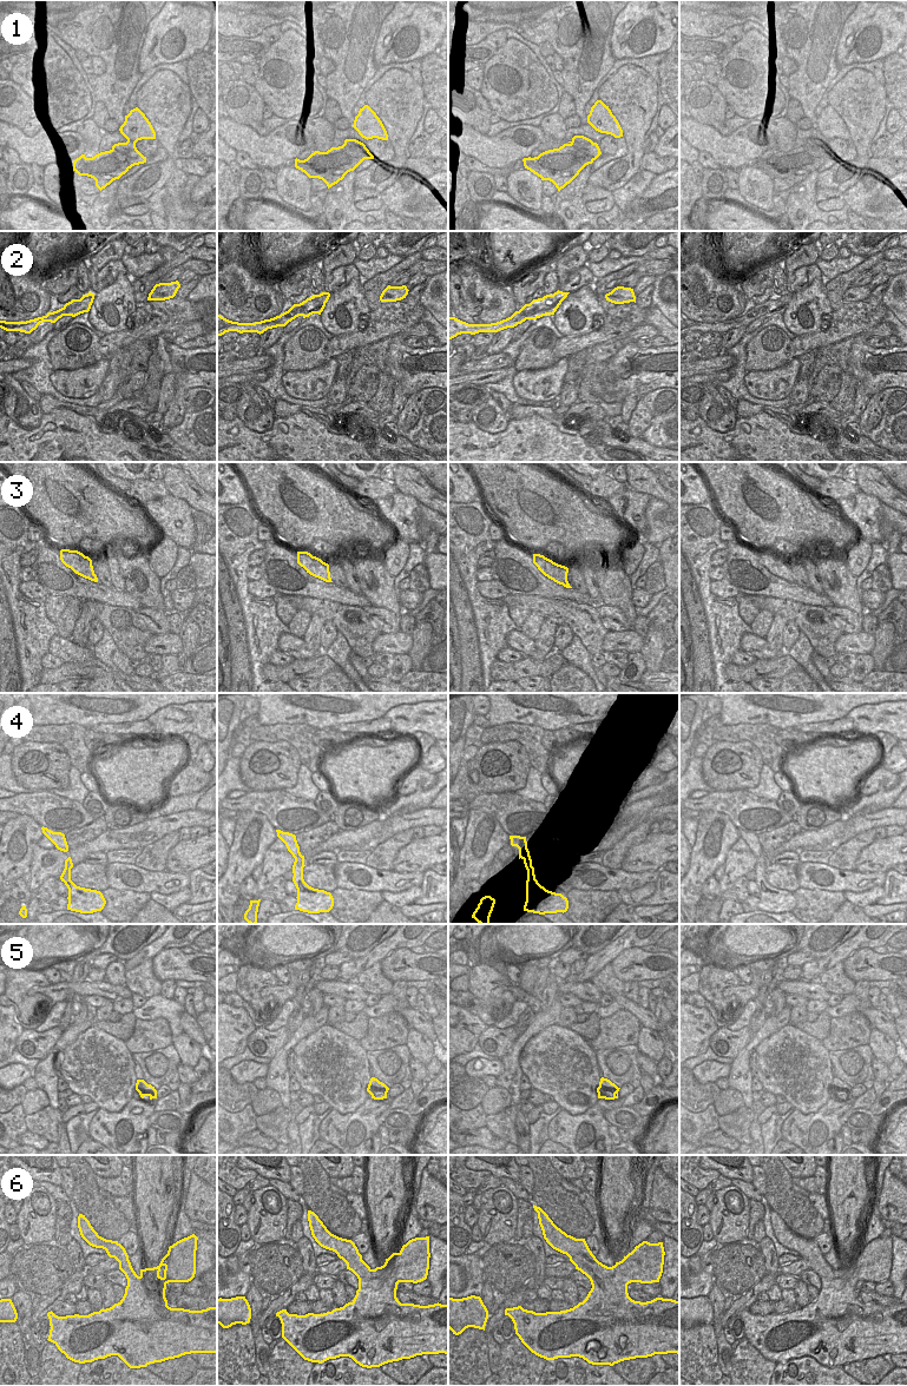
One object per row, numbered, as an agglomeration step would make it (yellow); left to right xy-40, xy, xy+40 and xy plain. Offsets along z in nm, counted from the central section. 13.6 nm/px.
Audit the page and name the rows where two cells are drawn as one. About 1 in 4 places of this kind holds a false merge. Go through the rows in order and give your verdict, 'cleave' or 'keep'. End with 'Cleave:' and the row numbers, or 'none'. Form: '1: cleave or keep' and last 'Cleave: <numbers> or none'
1: cleave
2: keep
3: keep
4: keep
5: keep
6: keep
Cleave: 1

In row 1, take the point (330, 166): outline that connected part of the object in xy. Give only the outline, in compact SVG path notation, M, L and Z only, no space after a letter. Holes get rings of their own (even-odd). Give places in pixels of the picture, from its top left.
M343 144L339 147L331 147L327 152L315 151L307 159L295 159L295 167L304 172L309 178L322 179L328 189L337 184L344 176L354 171L364 159L360 150L353 148L354 144Z

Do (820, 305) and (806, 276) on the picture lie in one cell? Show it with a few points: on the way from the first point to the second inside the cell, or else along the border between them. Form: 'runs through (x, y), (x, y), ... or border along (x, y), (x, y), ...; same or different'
border along (821, 278), (815, 278), (808, 285), (793, 294); different

